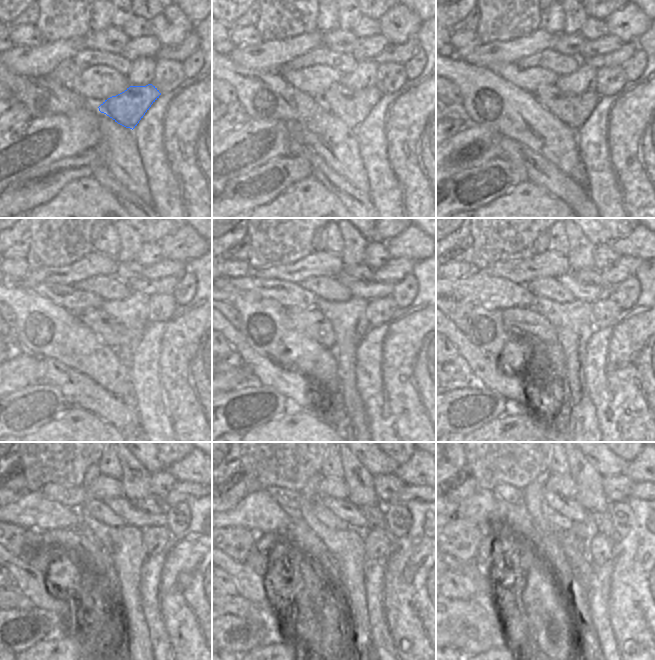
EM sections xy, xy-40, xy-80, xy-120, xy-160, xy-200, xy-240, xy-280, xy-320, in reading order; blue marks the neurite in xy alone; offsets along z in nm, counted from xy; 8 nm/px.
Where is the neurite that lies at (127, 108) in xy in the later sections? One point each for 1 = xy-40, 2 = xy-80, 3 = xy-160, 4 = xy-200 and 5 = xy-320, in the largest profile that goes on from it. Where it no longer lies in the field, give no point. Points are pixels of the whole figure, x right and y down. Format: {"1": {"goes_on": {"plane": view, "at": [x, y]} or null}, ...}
{"1": {"goes_on": {"plane": "xy-40", "at": [351, 106]}}, "2": {"goes_on": {"plane": "xy-80", "at": [573, 109]}}, "3": {"goes_on": {"plane": "xy-160", "at": [311, 321]}}, "4": {"goes_on": {"plane": "xy-200", "at": [526, 320]}}, "5": {"goes_on": {"plane": "xy-320", "at": [485, 550]}}}

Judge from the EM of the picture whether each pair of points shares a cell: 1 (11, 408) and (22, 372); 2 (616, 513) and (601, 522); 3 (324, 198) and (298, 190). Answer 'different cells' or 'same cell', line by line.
1: different cells
2: different cells
3: same cell

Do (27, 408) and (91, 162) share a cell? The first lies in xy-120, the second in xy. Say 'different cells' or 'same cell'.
same cell

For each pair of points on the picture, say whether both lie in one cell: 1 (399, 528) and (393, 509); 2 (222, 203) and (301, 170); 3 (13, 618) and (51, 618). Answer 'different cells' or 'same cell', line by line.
1: same cell
2: same cell
3: same cell

